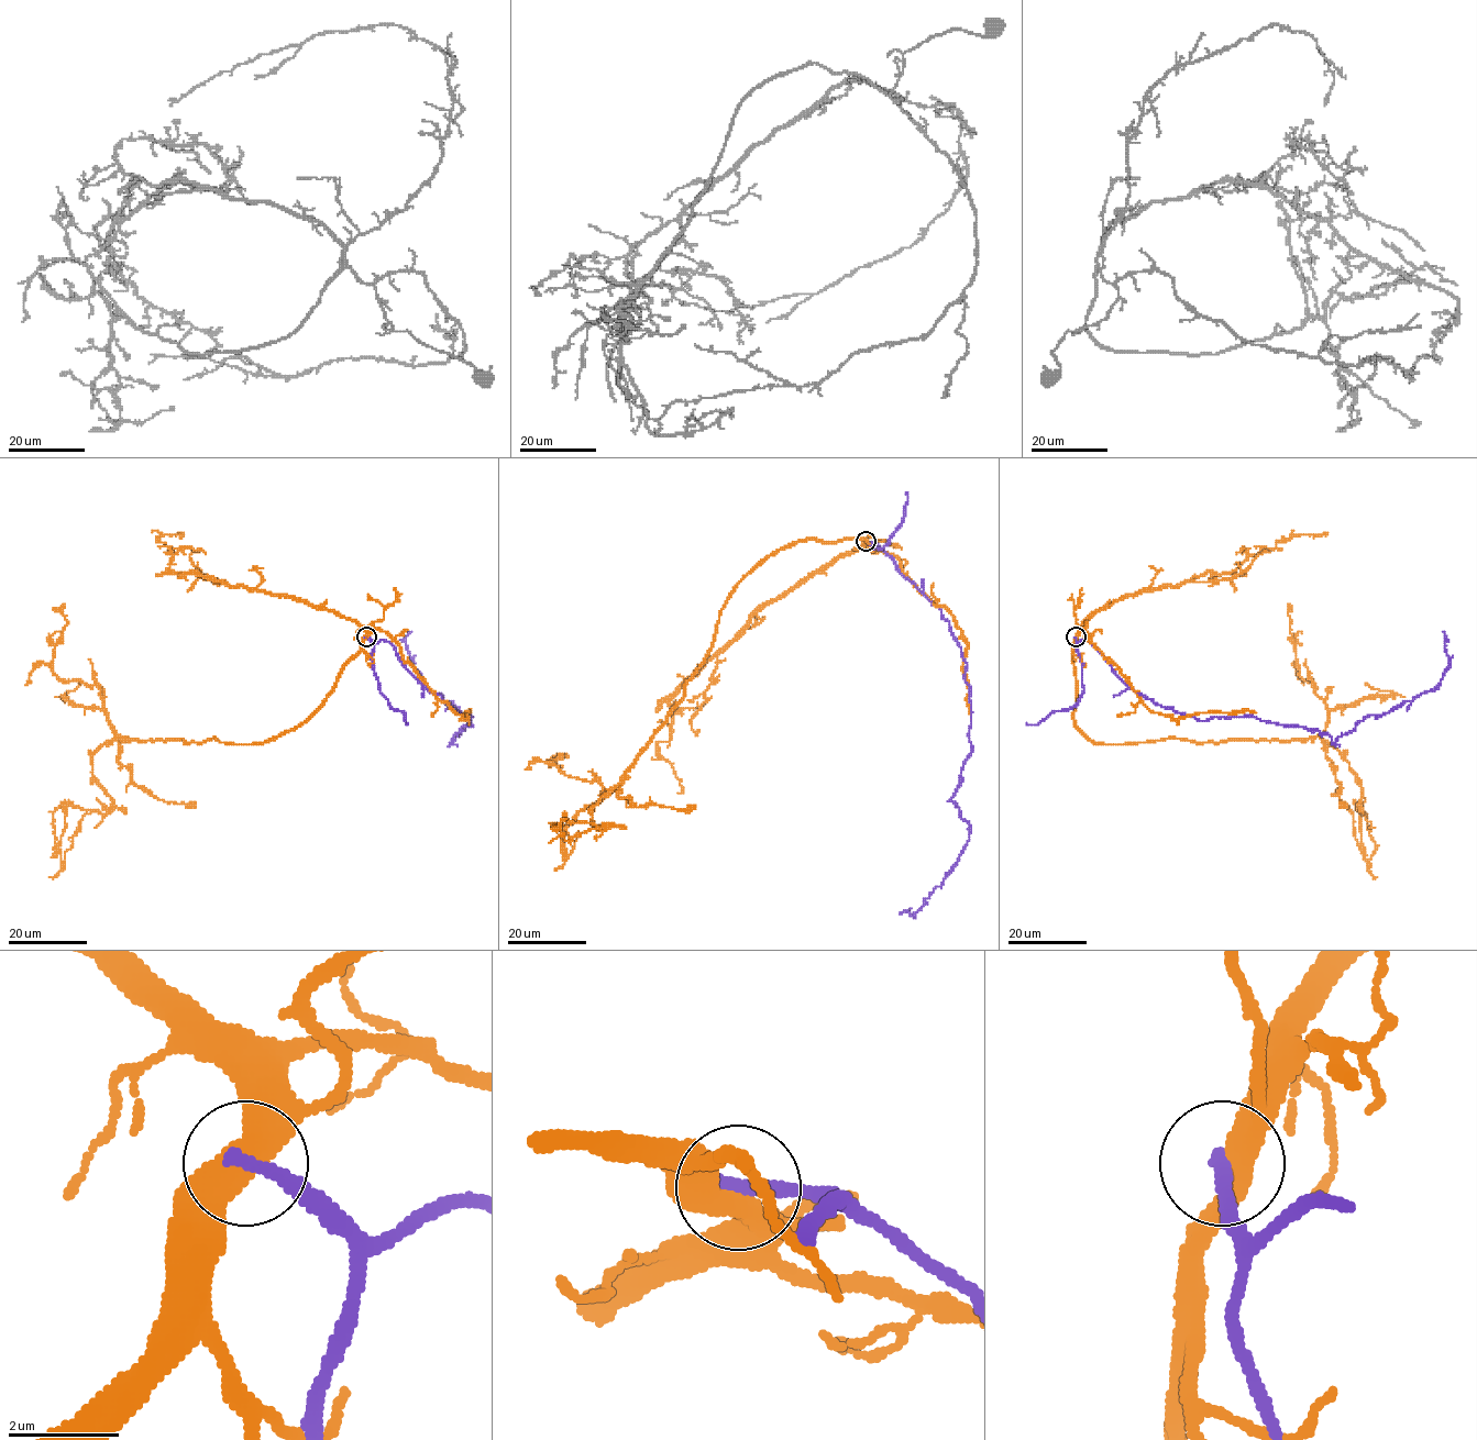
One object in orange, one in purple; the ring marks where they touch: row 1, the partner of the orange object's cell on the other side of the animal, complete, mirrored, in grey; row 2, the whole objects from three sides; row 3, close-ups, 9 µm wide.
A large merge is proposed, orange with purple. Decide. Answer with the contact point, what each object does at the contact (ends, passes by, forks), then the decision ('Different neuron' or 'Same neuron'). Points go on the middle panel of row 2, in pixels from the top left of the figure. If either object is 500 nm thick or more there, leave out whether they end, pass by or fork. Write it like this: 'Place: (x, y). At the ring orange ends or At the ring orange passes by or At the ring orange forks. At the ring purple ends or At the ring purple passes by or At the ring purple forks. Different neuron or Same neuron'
Place: (866, 541). Different neuron

